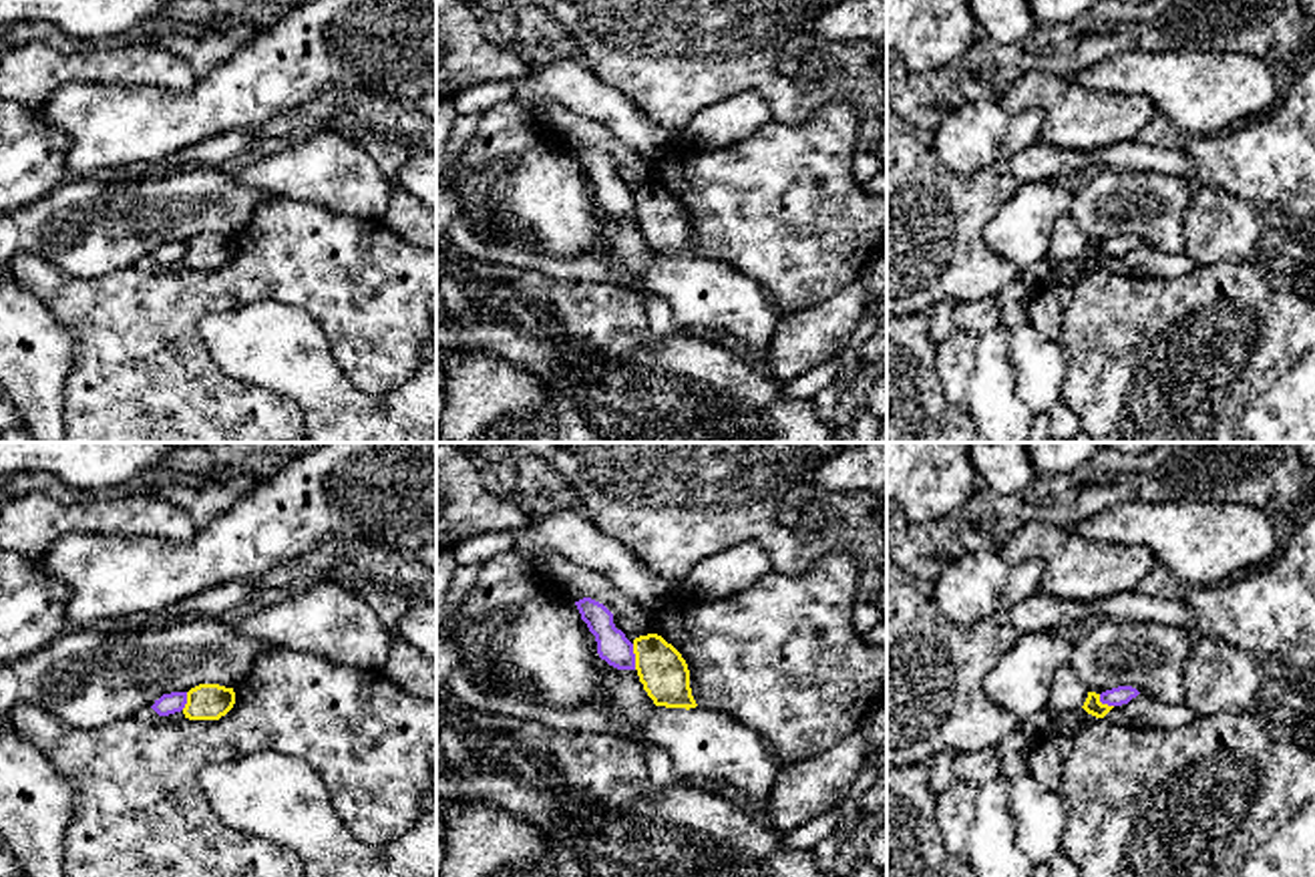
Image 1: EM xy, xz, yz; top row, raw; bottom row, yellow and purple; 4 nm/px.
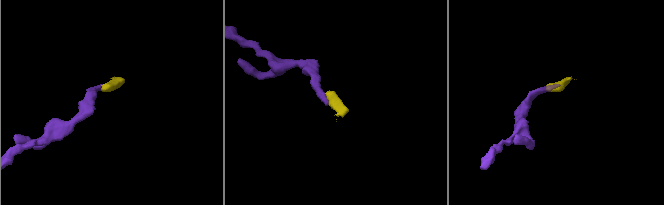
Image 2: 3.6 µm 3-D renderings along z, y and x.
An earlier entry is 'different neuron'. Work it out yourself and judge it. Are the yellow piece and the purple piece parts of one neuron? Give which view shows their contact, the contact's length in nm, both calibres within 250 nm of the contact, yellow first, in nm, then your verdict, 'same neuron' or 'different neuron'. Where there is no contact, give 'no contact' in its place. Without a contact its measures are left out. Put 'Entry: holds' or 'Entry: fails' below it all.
meets yellow in xz; contact 110 nm long; 200 nm thick on the yellow side, 130 nm on the other; different neuron
Entry: holds

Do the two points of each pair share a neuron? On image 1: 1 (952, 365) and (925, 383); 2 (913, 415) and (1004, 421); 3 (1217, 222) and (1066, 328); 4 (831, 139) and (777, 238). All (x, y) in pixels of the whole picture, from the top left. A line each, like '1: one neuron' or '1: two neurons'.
1: two neurons
2: two neurons
3: two neurons
4: one neuron

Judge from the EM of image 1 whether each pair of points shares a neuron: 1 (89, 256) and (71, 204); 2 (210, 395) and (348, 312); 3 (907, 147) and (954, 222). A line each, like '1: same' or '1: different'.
1: same
2: same
3: same

